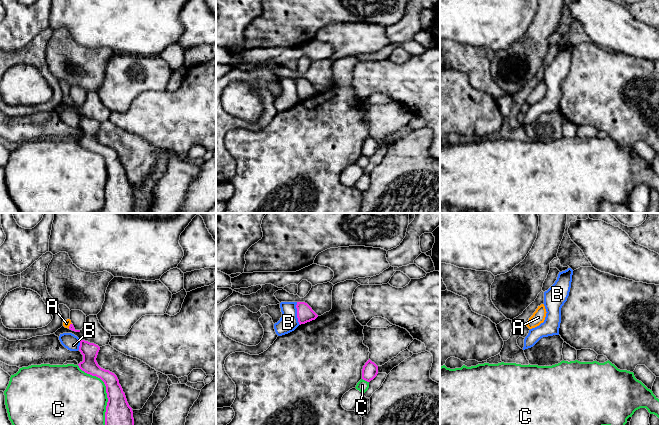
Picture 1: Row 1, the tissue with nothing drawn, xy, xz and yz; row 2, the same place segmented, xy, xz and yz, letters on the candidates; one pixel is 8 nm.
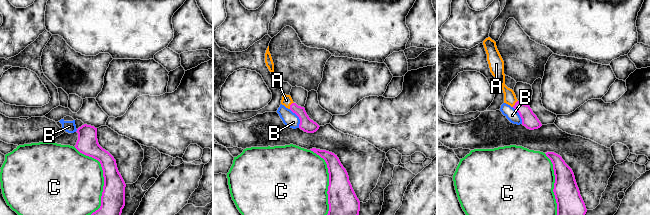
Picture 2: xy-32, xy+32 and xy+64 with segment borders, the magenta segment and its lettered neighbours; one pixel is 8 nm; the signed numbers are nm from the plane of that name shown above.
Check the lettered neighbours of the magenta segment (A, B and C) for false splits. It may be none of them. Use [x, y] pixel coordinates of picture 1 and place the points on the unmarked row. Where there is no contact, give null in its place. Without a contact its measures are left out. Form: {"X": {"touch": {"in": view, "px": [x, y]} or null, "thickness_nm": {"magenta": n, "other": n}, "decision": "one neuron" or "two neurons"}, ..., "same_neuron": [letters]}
{"A": {"touch": {"in": "xy", "px": [69, 102]}, "thickness_nm": {"magenta": 50, "other": 60}, "decision": "one neuron"}, "B": {"touch": {"in": "xz", "px": [297, 89]}, "thickness_nm": {"magenta": 130, "other": 150}, "decision": "two neurons"}, "C": {"touch": {"in": "xy", "px": [107, 173]}, "thickness_nm": {"magenta": 240, "other": 480}, "decision": "two neurons"}, "same_neuron": ["A"]}

